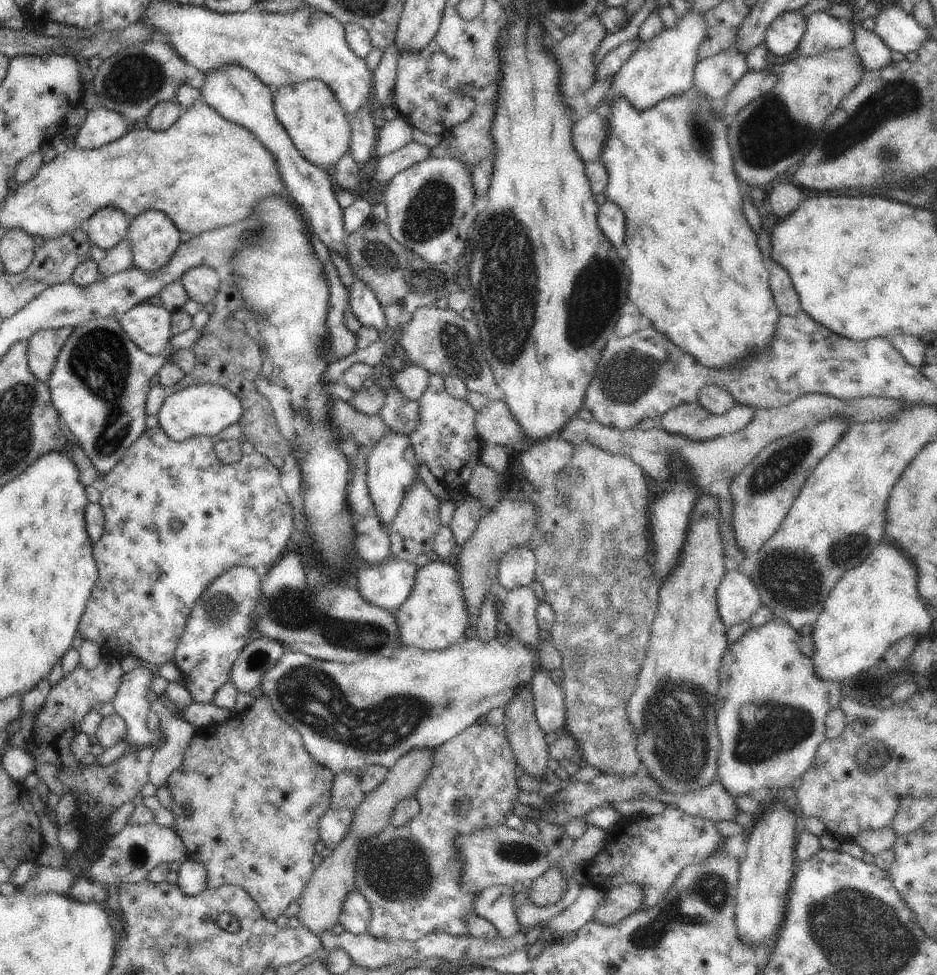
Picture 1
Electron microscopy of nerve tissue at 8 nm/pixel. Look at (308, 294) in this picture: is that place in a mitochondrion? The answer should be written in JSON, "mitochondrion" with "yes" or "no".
{"mitochondrion":"no"}

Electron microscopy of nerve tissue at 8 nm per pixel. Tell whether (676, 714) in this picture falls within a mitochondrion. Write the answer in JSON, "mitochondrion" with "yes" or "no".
{"mitochondrion":"yes"}

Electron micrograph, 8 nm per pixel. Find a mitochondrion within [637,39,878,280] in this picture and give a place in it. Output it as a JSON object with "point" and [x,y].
{"point":[769,133]}

